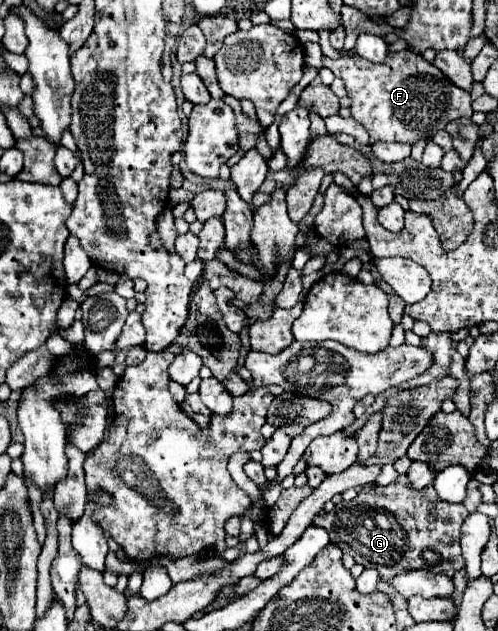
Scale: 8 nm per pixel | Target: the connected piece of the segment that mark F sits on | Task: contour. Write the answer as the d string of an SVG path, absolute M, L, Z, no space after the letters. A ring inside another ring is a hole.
M401 51L387 53L385 63L369 63L361 57L323 57L323 65L341 77L351 97L351 117L369 131L369 143L379 141L421 141L431 139L435 131L457 117L471 117L471 95L457 89L447 77L421 55Z

